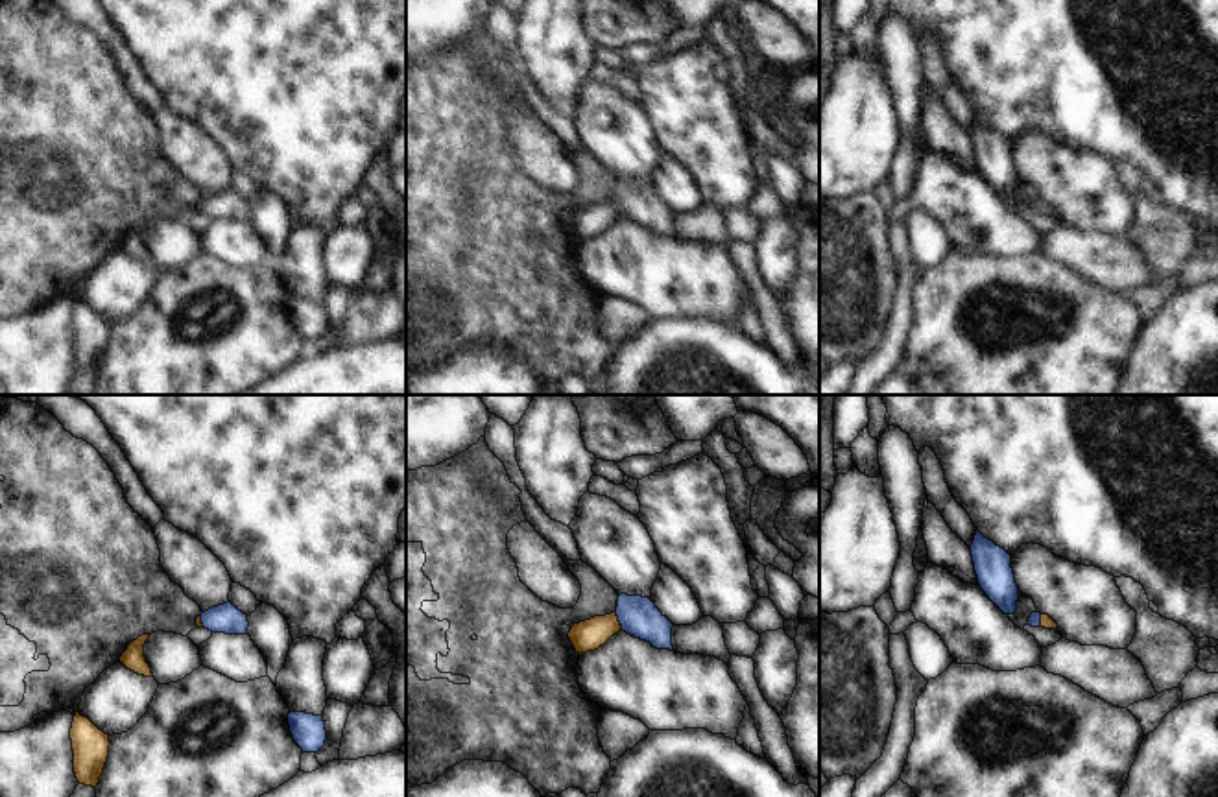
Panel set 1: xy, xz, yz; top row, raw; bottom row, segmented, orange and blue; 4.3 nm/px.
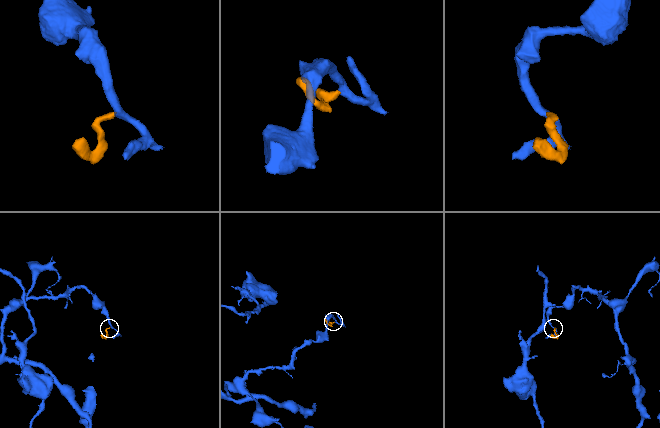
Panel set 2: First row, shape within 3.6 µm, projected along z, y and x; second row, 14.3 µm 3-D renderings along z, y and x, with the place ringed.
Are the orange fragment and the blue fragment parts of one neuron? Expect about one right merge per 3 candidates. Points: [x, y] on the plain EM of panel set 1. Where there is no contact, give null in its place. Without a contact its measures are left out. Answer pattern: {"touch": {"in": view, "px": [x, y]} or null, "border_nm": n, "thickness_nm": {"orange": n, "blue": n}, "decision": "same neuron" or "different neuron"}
{"touch": {"in": "xz", "px": [617, 207]}, "border_nm": 90, "thickness_nm": {"orange": 140, "blue": 170}, "decision": "same neuron"}

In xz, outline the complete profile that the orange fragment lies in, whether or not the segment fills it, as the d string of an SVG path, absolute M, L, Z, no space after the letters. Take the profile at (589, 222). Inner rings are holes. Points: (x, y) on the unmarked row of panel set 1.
M620 181L615 199L574 210L568 225L576 240L581 242L598 236L622 216L657 236L674 238L672 214L674 210L650 184Z

